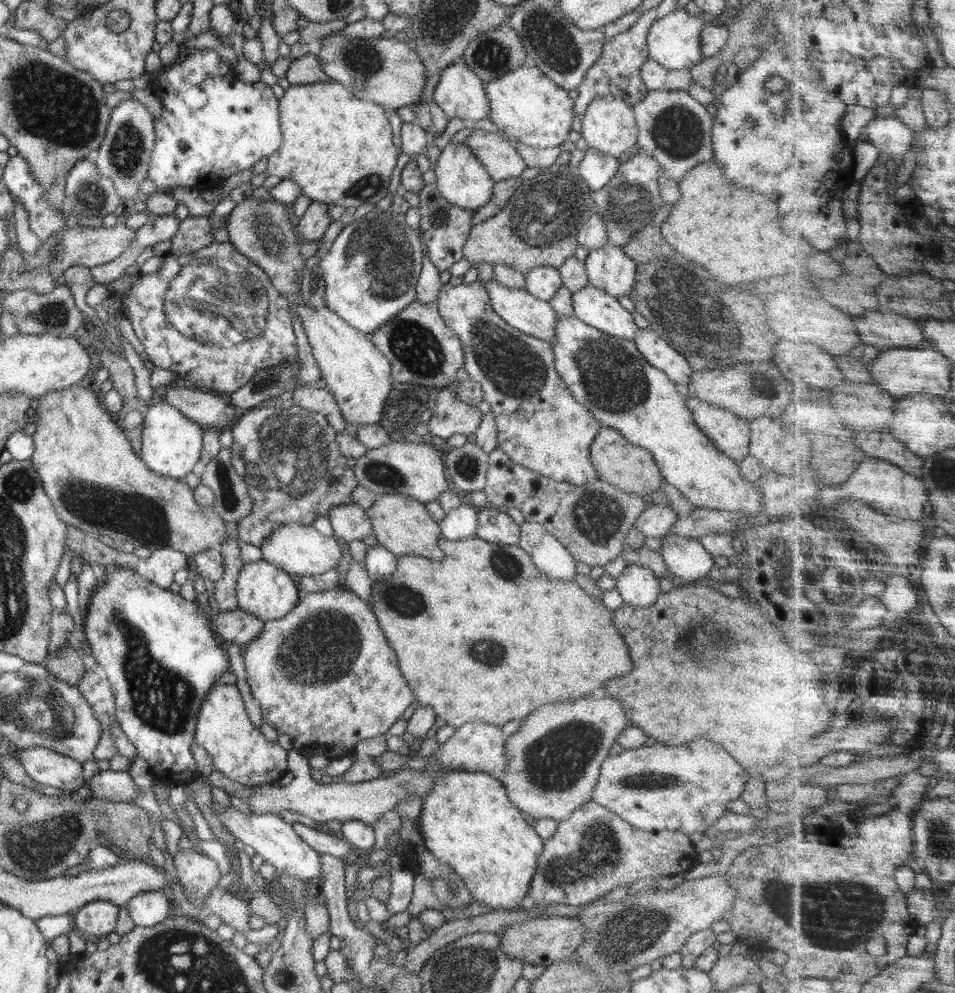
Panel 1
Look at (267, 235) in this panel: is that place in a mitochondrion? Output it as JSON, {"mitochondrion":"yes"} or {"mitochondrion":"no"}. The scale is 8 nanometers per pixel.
{"mitochondrion":"yes"}

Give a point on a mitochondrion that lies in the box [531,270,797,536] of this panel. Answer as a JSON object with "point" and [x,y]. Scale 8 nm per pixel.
{"point":[614,383]}

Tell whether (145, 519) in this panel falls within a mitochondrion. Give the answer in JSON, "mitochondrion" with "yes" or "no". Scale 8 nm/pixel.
{"mitochondrion":"yes"}

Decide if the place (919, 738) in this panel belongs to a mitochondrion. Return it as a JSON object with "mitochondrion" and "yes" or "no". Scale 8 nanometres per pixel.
{"mitochondrion":"no"}

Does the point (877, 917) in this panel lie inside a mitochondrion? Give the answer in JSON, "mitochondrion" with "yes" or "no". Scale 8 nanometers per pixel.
{"mitochondrion":"yes"}

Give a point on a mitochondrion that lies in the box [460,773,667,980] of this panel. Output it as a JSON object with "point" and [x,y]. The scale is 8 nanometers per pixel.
{"point":[599,851]}

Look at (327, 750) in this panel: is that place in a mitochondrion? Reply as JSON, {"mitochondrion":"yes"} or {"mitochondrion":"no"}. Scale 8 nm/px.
{"mitochondrion":"no"}

